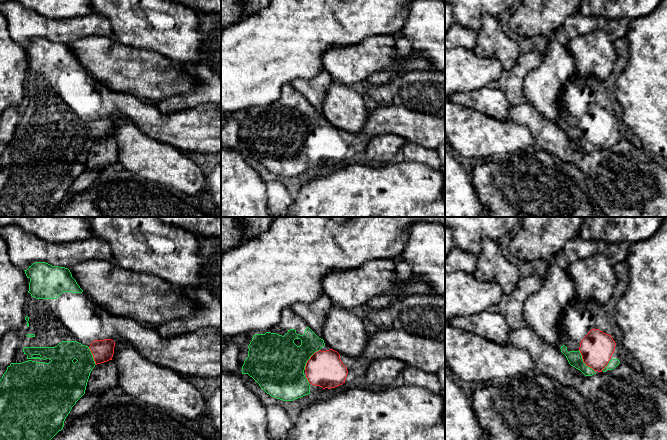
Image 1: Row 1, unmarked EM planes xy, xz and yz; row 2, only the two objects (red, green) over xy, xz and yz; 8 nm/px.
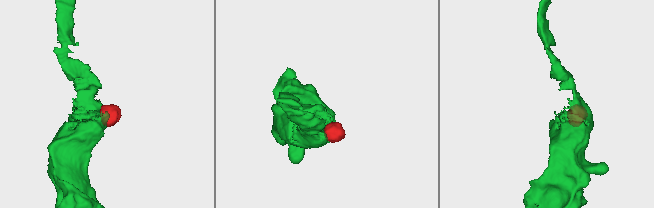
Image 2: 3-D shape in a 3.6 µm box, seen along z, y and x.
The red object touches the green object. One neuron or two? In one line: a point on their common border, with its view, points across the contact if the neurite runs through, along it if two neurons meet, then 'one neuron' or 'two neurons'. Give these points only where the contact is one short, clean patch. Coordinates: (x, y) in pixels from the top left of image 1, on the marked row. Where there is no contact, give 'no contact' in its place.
meets red in yz at (584, 362); runs through yz (597, 347), (584, 362), (574, 358); one neuron

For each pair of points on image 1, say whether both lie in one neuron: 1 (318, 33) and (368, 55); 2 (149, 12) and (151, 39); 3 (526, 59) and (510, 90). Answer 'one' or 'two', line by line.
1: two
2: one
3: one

